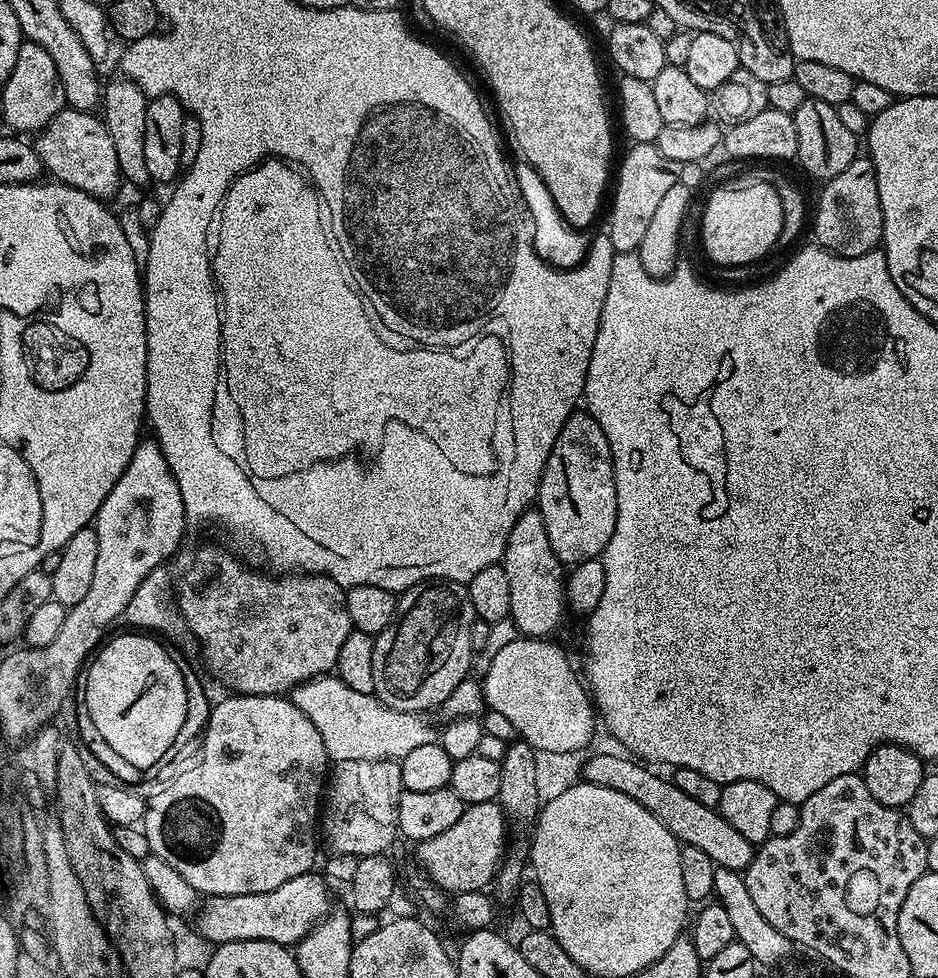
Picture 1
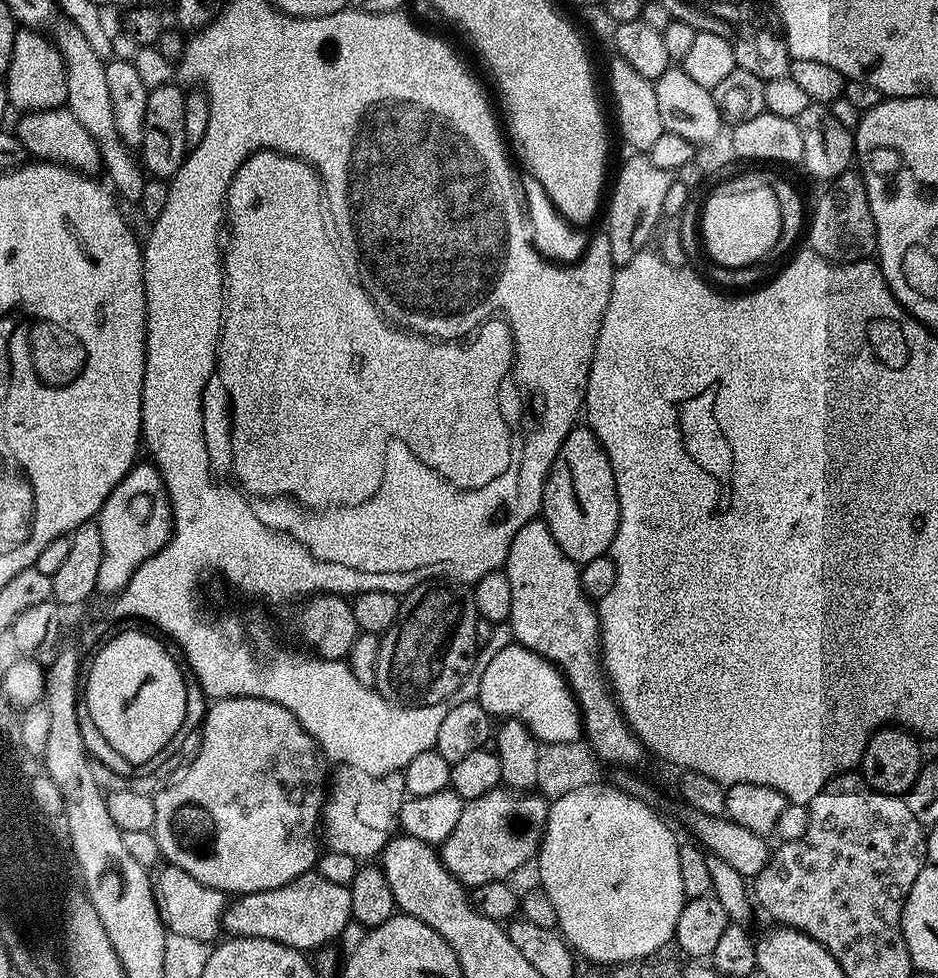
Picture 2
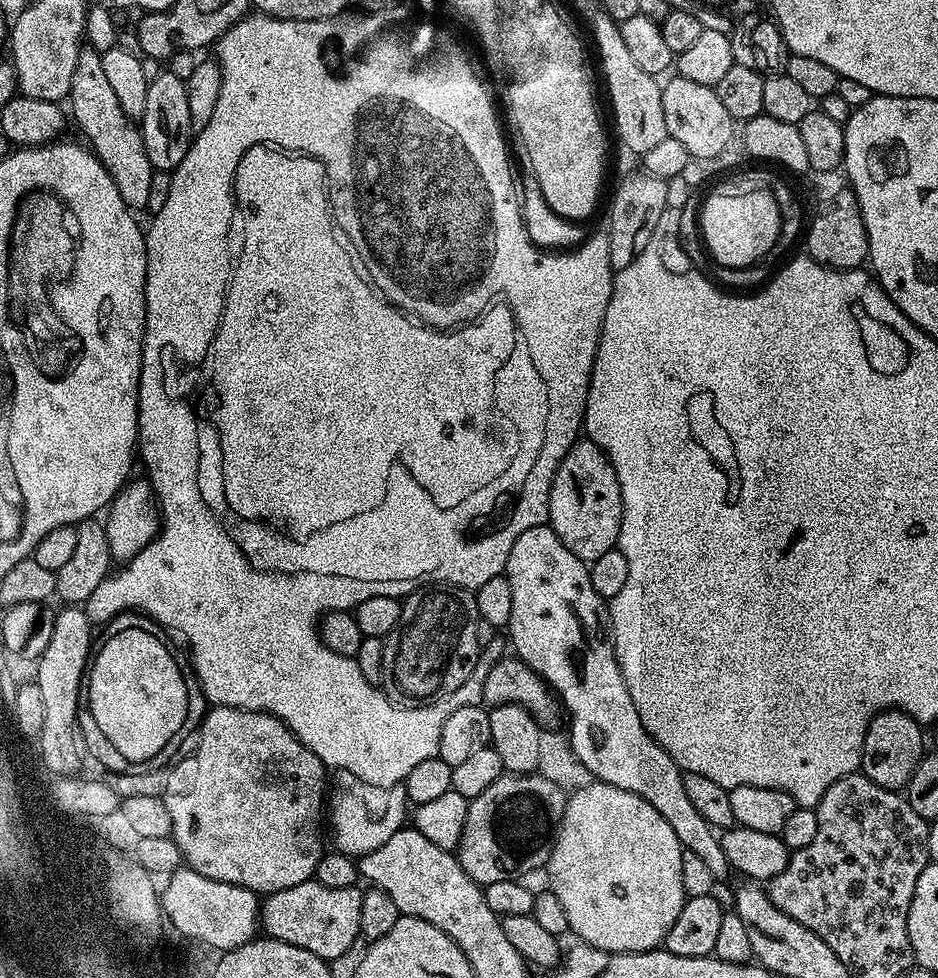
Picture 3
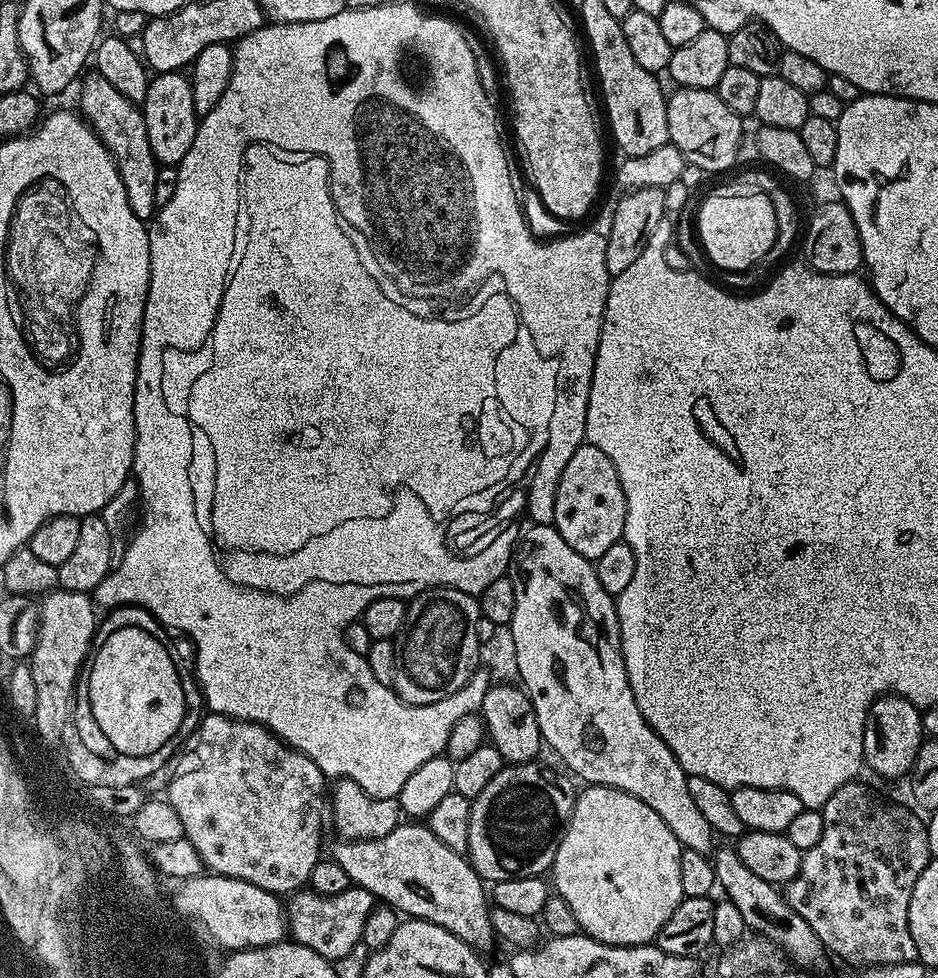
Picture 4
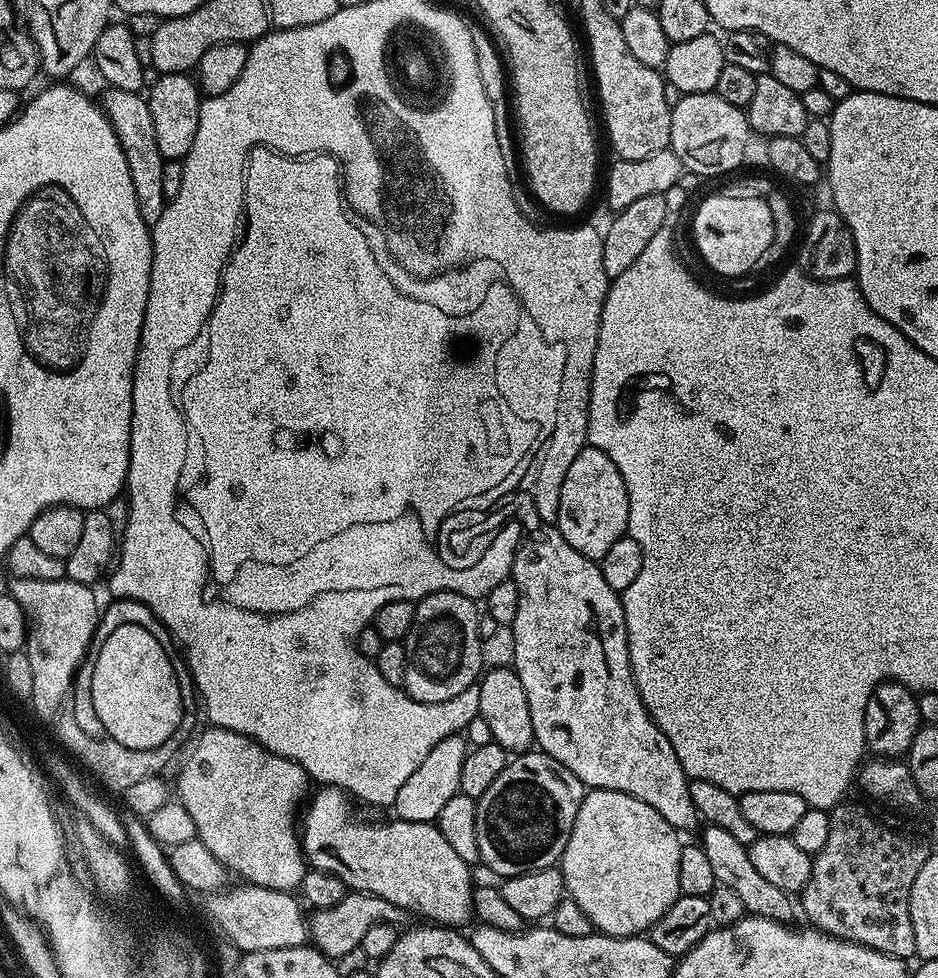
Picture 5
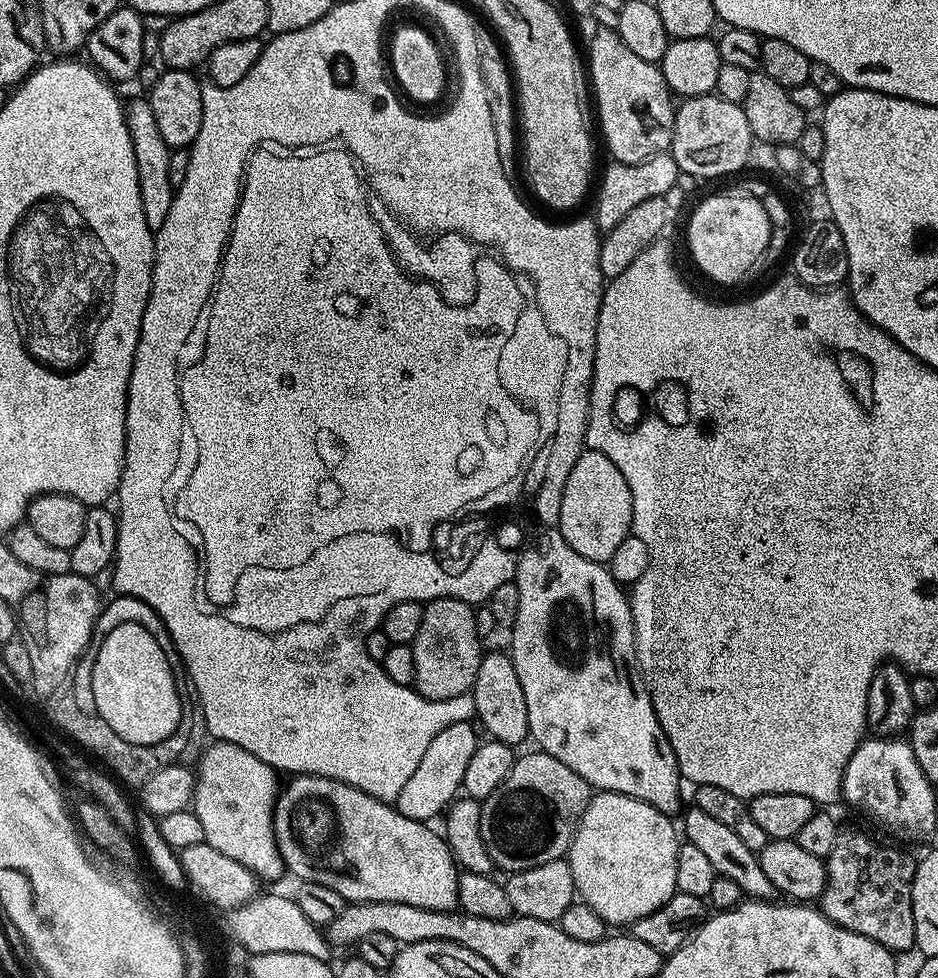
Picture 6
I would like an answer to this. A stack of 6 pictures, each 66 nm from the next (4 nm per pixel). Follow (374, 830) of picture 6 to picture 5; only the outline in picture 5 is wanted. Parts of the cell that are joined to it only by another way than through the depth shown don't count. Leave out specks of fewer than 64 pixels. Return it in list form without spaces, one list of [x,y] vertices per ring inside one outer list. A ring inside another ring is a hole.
[[[320,786],[315,789],[317,792],[311,793],[310,799],[307,801],[308,813],[303,813],[302,816],[302,831],[299,833],[300,847],[304,854],[304,859],[311,867],[322,870],[326,874],[334,874],[334,878],[342,878],[342,882],[347,888],[353,892],[369,892],[378,898],[386,898],[386,902],[390,902],[394,906],[404,909],[405,913],[412,914],[417,912],[420,916],[425,916],[425,921],[431,922],[436,926],[460,926],[456,924],[464,924],[467,920],[473,919],[472,914],[472,889],[474,881],[472,881],[473,869],[466,862],[462,862],[462,858],[458,858],[453,848],[450,847],[450,842],[446,842],[446,838],[442,838],[439,828],[435,823],[410,822],[390,818],[385,824],[355,824],[352,821],[352,804],[349,793],[342,788],[333,788],[331,786]]]

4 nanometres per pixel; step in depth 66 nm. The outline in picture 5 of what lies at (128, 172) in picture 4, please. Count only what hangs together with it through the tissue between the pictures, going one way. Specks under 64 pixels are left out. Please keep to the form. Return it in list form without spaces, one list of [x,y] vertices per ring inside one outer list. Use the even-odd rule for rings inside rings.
[[[111,86],[103,90],[105,92],[102,107],[118,134],[122,154],[126,154],[126,162],[130,166],[130,178],[134,181],[134,198],[138,198],[138,214],[142,214],[142,222],[151,226],[158,222],[158,218],[162,218],[166,201],[162,194],[162,166],[165,158],[158,150],[158,138],[154,138],[154,118],[150,118],[150,106],[140,92]]]

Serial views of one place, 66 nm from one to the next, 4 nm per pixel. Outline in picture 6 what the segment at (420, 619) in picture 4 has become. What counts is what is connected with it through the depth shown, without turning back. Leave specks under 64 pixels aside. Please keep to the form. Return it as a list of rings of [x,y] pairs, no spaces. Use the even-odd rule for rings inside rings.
[[[437,596],[424,604],[418,638],[411,642],[416,663],[414,687],[417,692],[431,700],[445,700],[463,692],[471,693],[482,655],[482,639],[475,629],[475,618],[473,605],[456,600],[453,596]]]

